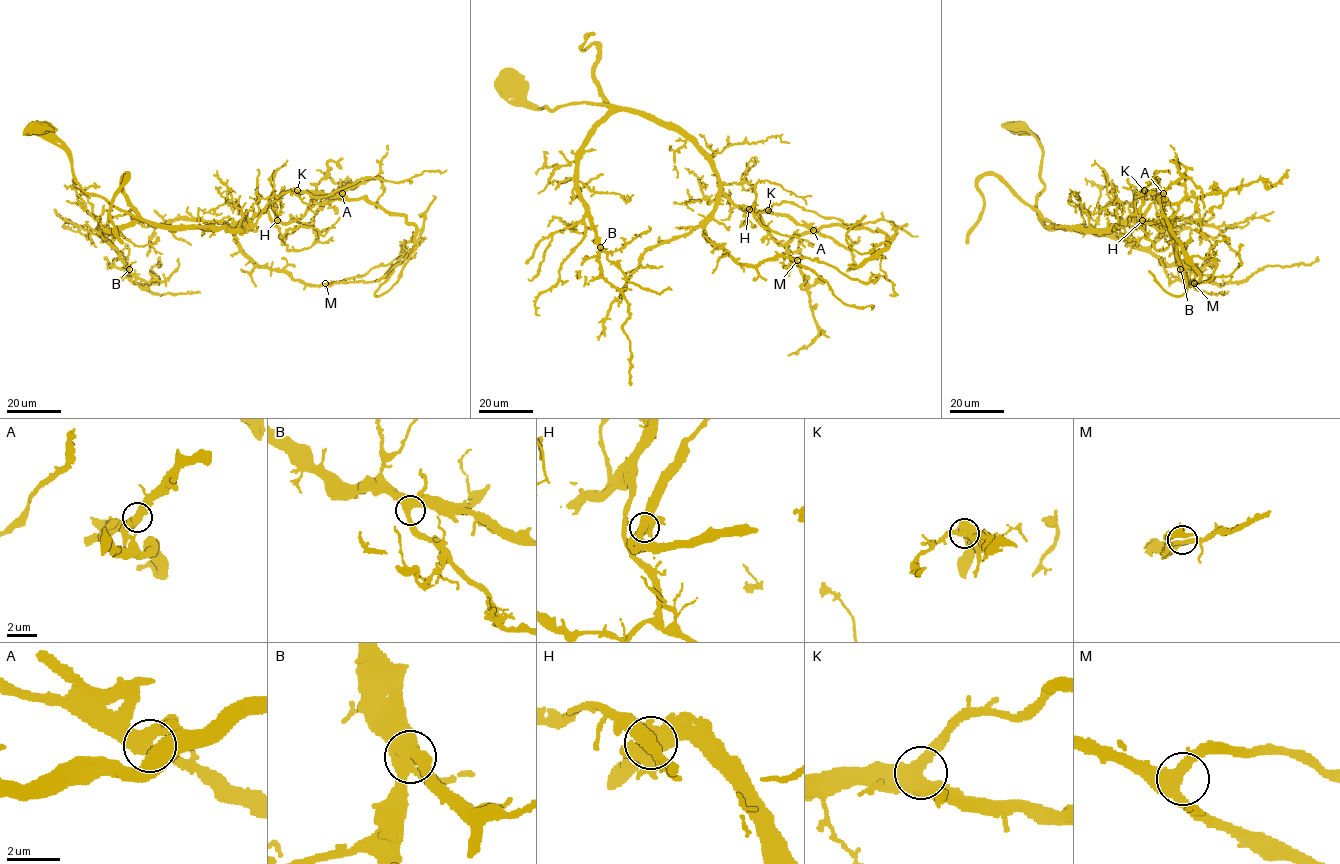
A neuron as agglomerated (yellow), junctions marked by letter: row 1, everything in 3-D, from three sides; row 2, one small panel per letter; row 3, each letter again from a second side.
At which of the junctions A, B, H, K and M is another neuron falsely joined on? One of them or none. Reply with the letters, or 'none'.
H

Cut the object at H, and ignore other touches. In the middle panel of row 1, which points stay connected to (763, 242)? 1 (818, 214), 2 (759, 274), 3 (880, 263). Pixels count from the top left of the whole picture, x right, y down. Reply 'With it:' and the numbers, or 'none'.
With it: 3

